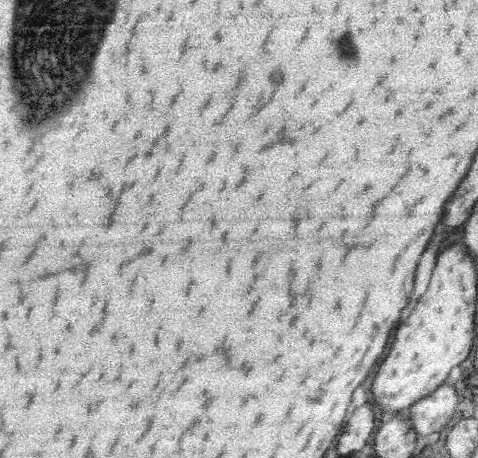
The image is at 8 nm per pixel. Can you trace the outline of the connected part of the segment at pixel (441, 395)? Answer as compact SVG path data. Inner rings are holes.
M447 381L441 383L431 394L408 406L405 413L412 424L412 429L419 436L443 430L457 406L455 390Z

